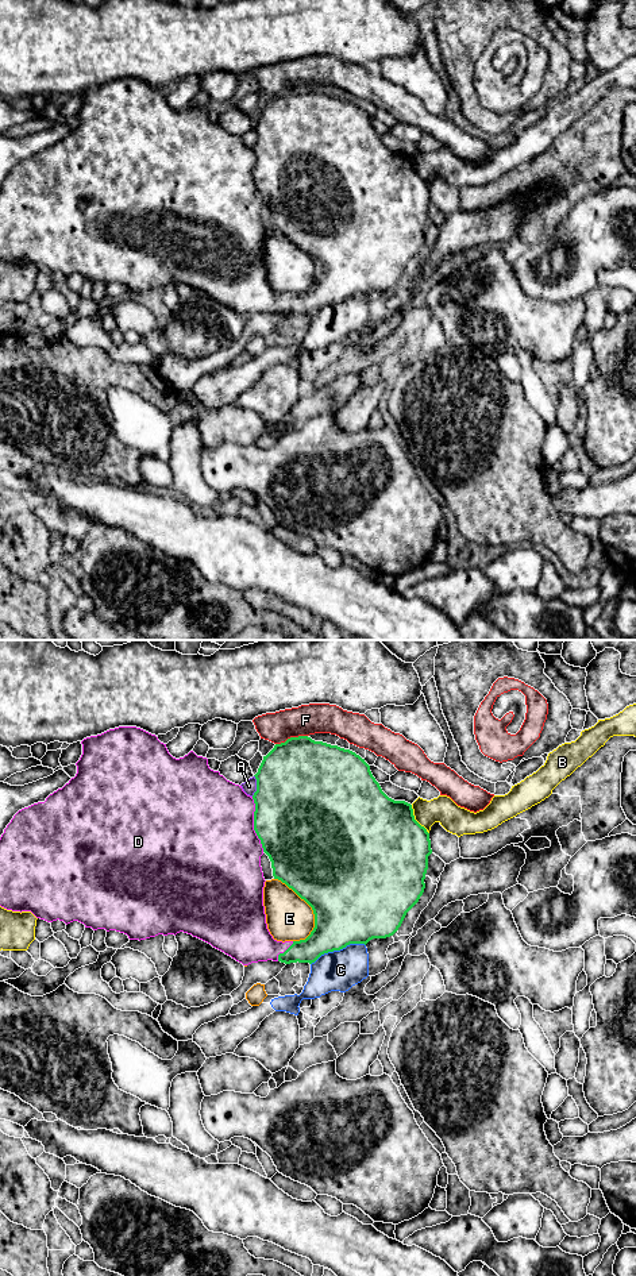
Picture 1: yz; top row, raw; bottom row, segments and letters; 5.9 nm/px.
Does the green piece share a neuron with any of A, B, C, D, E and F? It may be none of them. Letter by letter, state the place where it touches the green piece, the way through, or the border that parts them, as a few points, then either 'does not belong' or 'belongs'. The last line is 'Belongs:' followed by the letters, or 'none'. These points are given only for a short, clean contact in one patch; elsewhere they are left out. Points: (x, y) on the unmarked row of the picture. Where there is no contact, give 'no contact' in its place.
A: contact yz (257, 138); does not belong
B: contact yz (415, 172); does not belong
C: contact yz (338, 301); does not belong
D: contact yz (254, 176); belongs
E: contact yz (309, 257); does not belong
F: contact yz (290, 89); does not belong
Belongs: D

